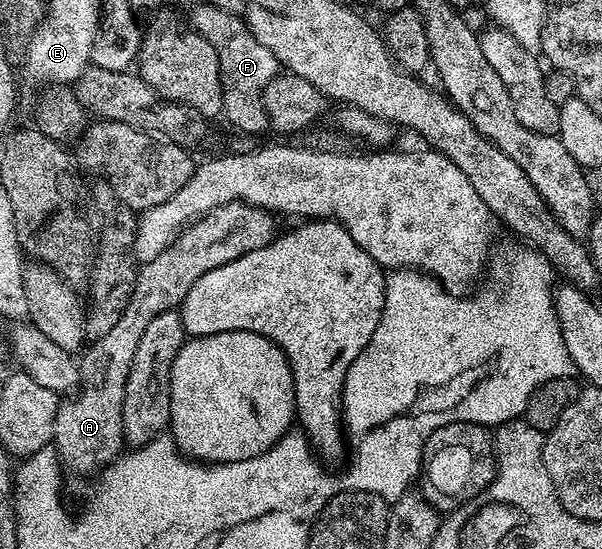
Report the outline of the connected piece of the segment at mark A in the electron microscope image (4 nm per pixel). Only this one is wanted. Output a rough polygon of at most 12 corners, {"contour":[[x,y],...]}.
{"contour":[[241,200],[185,225],[137,269],[120,322],[81,353],[56,410],[69,475],[123,451],[124,386],[148,322],[192,282],[276,235]]}

